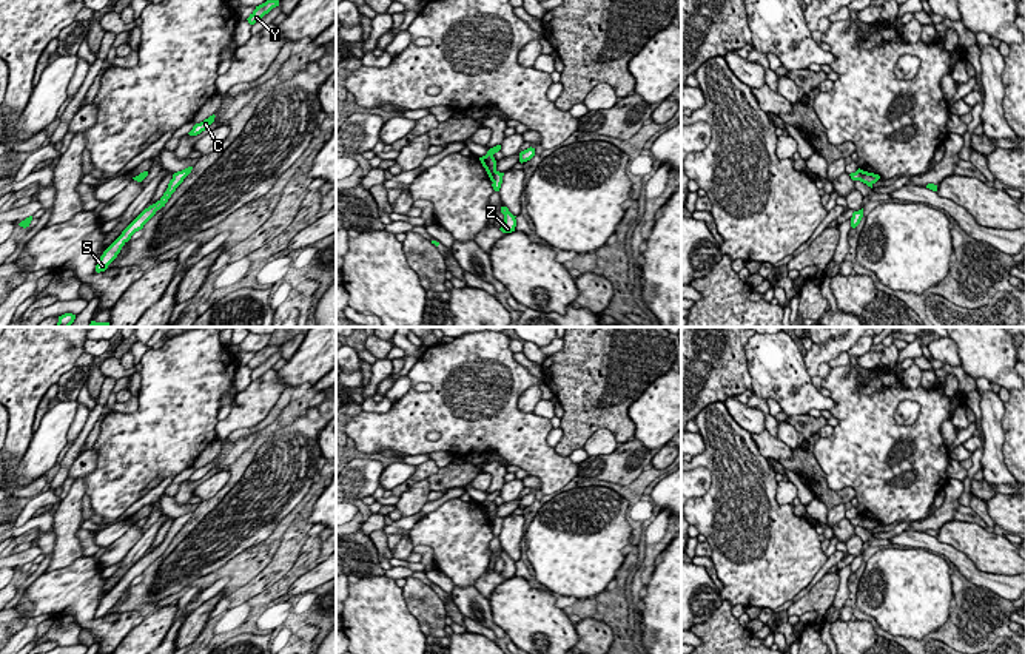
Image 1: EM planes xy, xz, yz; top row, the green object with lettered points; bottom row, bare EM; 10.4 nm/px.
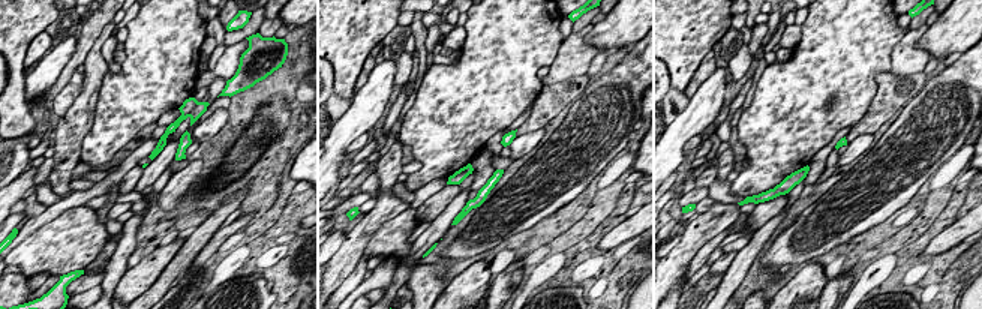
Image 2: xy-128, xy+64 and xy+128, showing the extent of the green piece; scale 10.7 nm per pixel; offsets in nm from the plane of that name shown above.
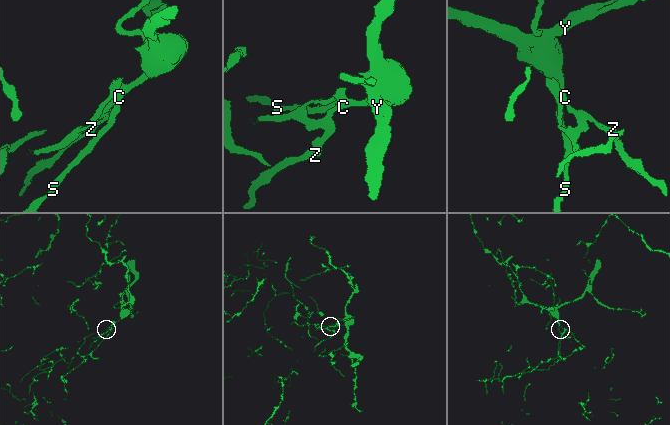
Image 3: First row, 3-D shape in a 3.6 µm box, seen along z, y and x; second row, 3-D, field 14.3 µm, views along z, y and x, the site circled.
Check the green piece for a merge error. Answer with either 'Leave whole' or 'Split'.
Split

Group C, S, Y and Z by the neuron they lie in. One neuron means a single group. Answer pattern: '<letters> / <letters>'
C S Y / Z

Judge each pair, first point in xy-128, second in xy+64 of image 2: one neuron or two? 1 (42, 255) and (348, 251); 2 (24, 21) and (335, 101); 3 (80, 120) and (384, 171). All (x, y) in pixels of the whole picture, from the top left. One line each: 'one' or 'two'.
1: two
2: two
3: one

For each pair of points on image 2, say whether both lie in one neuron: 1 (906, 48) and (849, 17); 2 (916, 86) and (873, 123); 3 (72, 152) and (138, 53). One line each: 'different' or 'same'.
1: different
2: same
3: different

